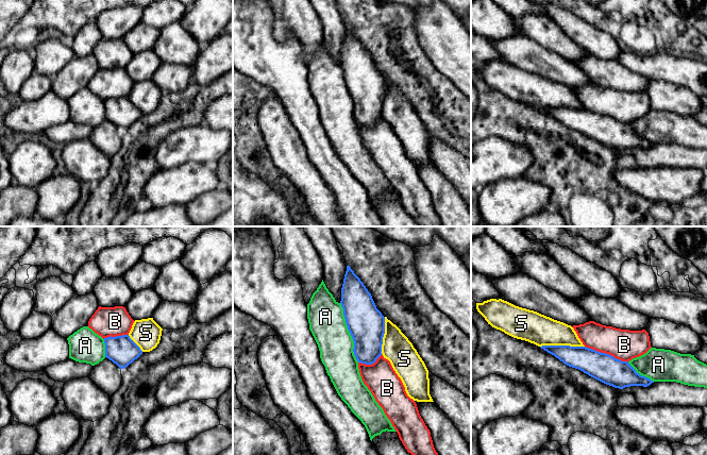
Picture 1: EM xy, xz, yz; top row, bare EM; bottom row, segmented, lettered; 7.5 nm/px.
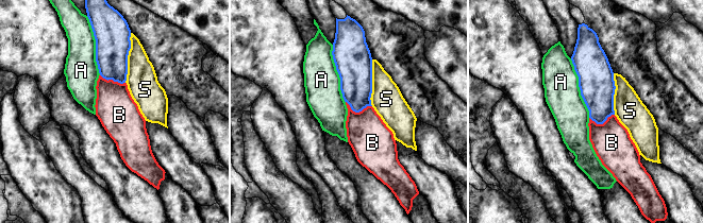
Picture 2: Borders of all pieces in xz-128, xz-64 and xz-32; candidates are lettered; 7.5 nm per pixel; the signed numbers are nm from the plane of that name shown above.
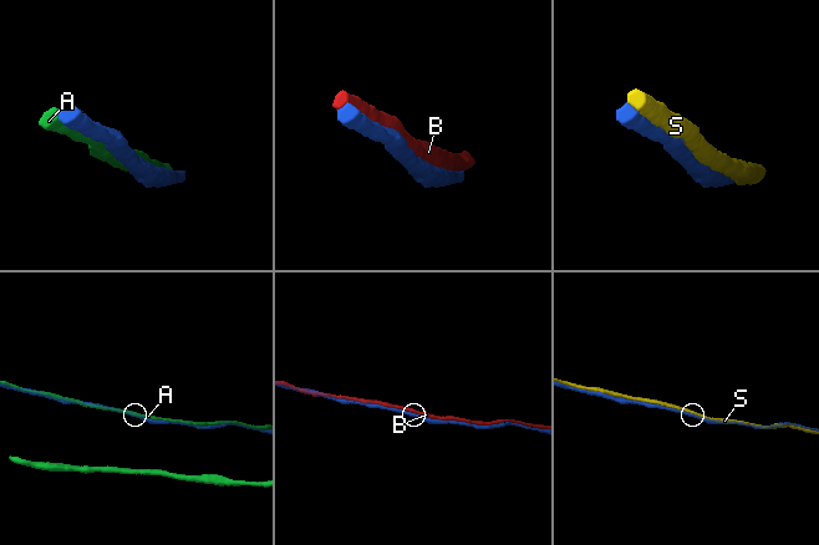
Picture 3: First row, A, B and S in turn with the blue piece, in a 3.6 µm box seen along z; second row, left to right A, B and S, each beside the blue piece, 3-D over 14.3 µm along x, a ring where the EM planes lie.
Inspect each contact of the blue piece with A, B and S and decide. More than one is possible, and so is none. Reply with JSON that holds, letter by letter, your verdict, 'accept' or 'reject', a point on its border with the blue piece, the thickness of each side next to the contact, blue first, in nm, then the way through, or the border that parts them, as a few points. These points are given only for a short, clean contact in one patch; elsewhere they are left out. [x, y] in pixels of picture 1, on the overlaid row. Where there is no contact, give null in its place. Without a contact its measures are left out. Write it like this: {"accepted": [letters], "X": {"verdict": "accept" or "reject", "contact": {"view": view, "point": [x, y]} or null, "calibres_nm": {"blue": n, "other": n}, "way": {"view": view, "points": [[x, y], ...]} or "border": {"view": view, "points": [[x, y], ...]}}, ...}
{"accepted": [], "A": {"verdict": "reject", "contact": {"view": "xz", "point": [350, 333]}, "calibres_nm": {"blue": 280, "other": 280}}, "B": {"verdict": "reject", "contact": {"view": "yz", "point": [605, 353]}, "calibres_nm": {"blue": 220, "other": 240}}, "S": {"verdict": "reject", "contact": {"view": "yz", "point": [561, 346]}, "calibres_nm": {"blue": 190, "other": 240}}}

